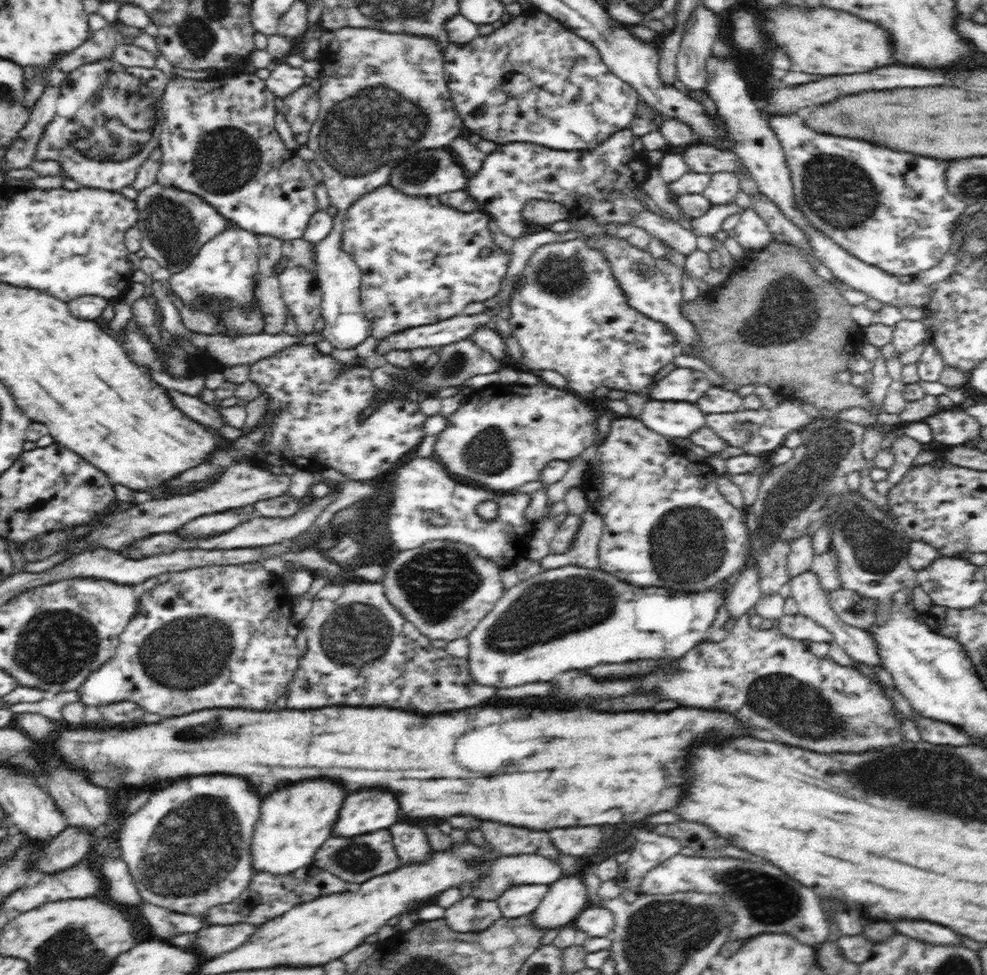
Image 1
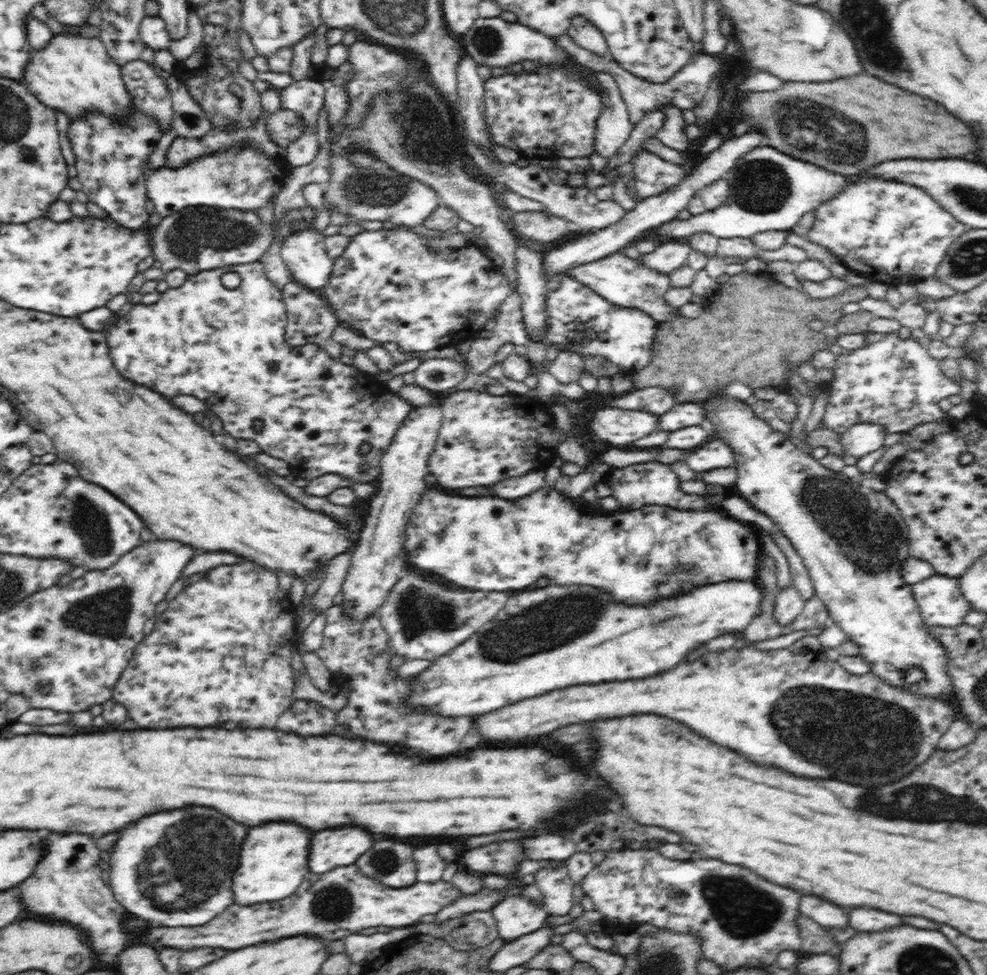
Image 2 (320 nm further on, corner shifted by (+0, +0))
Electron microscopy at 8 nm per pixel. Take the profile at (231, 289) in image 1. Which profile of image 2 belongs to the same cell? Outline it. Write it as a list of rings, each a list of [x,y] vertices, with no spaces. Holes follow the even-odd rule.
[[[262,261],[248,262],[248,264],[238,264],[236,266],[222,266],[222,268],[212,268],[212,270],[202,270],[196,274],[187,276],[186,282],[178,289],[169,288],[162,293],[162,298],[158,302],[151,305],[144,305],[139,303],[132,305],[120,318],[115,318],[113,323],[108,327],[108,348],[110,348],[110,356],[112,362],[116,366],[116,370],[124,376],[130,378],[138,384],[146,384],[150,388],[156,388],[162,396],[170,398],[170,396],[180,396],[180,394],[190,394],[196,396],[198,400],[202,400],[206,406],[207,411],[215,414],[223,424],[223,432],[230,434],[236,440],[253,440],[258,443],[258,446],[264,453],[285,460],[286,462],[298,462],[302,452],[308,458],[314,458],[318,454],[320,446],[330,448],[330,456],[332,456],[332,470],[336,474],[346,477],[356,483],[372,483],[378,481],[380,476],[380,461],[384,451],[388,448],[392,438],[395,437],[395,432],[400,428],[400,425],[406,420],[410,411],[415,407],[406,402],[403,398],[398,398],[396,392],[392,391],[382,392],[382,383],[378,380],[376,375],[370,375],[362,372],[354,365],[346,365],[339,360],[332,360],[329,355],[316,344],[306,344],[306,346],[290,346],[285,338],[285,326],[287,323],[287,313],[285,312],[285,302],[283,301],[282,292],[277,286],[267,277],[265,273],[265,265]],[[226,272],[236,272],[240,275],[241,283],[238,288],[229,290],[222,285],[222,276]],[[254,420],[262,422],[260,430],[254,430]],[[362,444],[370,444],[371,450],[365,454],[360,454],[360,446]]]

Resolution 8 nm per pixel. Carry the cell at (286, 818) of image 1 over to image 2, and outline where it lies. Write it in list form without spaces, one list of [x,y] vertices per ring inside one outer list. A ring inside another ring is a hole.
[[[270,822],[248,830],[240,850],[240,862],[232,880],[233,902],[240,906],[282,900],[294,894],[309,872],[308,853],[312,834],[288,822]]]

